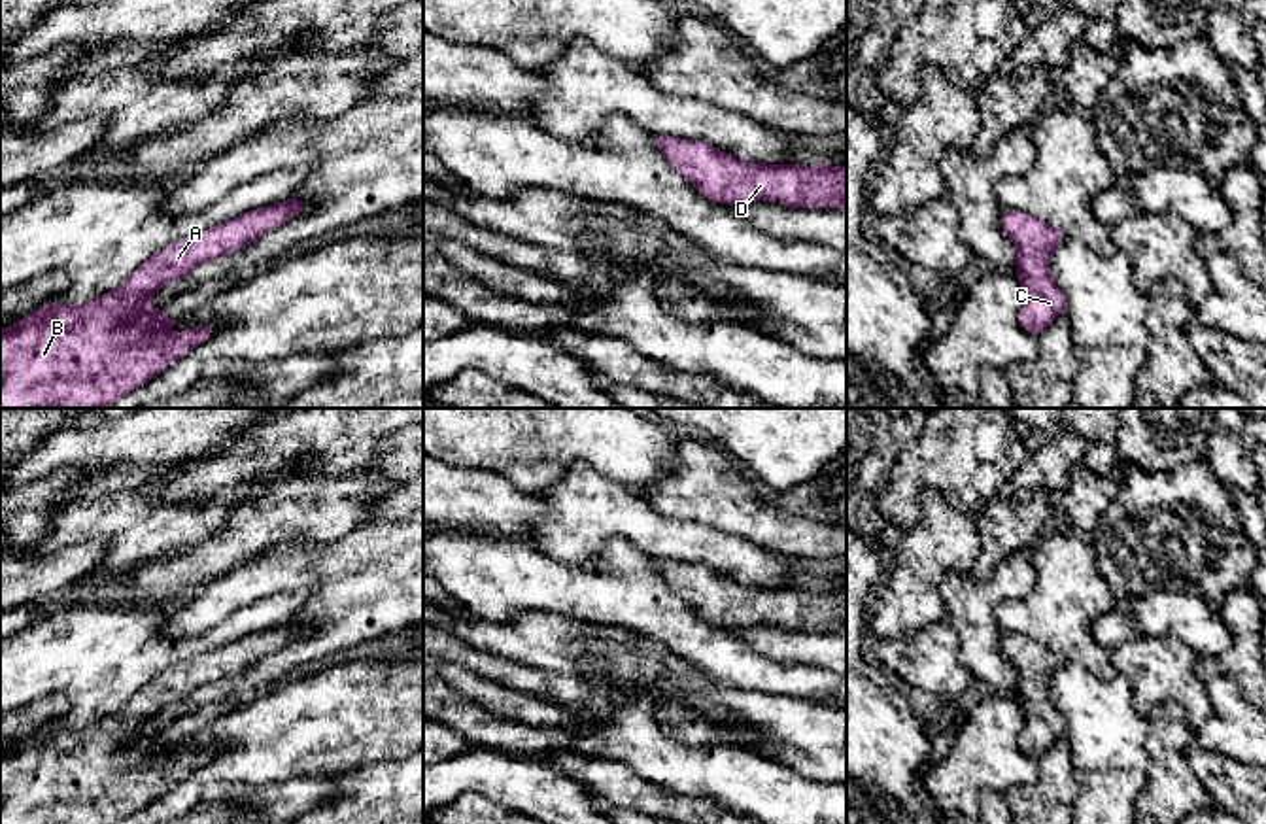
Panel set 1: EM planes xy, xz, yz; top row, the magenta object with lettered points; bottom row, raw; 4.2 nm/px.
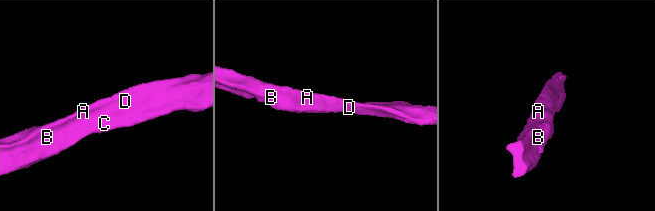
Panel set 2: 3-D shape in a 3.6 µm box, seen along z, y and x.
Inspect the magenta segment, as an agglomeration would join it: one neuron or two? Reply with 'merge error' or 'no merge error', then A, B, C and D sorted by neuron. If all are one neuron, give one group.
no merge error; groups A B C D

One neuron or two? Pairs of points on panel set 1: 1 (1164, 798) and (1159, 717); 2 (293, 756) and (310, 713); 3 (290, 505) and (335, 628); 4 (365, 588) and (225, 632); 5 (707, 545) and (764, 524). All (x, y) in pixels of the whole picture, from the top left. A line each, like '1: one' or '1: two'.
1: one
2: one
3: two
4: two
5: two

